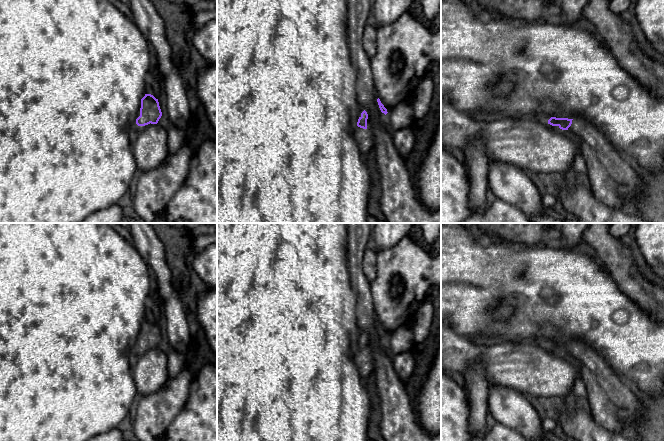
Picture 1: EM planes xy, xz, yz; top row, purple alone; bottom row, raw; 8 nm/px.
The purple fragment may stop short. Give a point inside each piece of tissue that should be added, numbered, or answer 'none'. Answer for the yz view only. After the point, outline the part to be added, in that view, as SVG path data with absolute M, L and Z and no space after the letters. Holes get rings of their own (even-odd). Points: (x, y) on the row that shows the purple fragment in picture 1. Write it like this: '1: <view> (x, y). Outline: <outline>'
1: yz (614, 181). Outline: M573 119L568 128L580 147L592 192L614 209L632 209L646 192L633 164L618 153L593 124Z

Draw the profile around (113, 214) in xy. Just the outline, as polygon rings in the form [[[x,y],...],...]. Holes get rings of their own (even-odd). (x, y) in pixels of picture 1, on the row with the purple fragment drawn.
[[[114,204],[90,214],[79,223],[121,223],[123,211],[118,204]]]

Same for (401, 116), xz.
[[[408,99],[388,112],[386,114],[386,119],[394,131],[402,128],[413,127],[413,99]]]

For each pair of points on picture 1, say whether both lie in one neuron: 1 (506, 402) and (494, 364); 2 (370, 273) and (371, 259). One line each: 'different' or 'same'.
1: different
2: same

